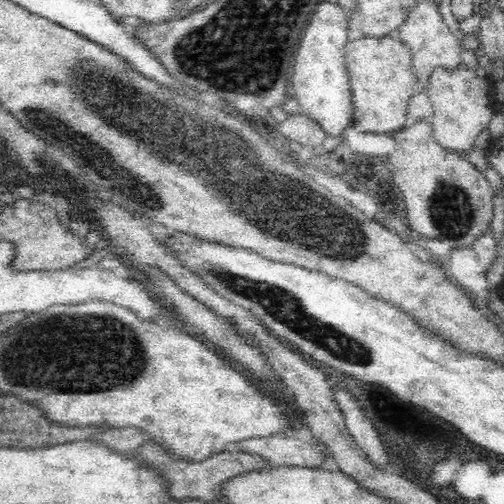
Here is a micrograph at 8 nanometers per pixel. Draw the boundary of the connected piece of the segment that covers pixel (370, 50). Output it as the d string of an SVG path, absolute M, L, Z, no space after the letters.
M390 35L361 37L346 44L345 58L355 115L353 126L360 132L373 134L388 134L402 129L410 120L408 100L420 90L412 68L412 49L400 38Z

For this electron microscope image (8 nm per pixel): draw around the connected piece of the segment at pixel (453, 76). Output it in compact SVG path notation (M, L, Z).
M460 63L457 69L450 71L444 67L436 67L427 80L426 89L423 91L427 93L434 106L433 117L430 120L433 129L433 138L445 150L458 152L466 155L474 146L476 146L477 136L488 129L489 123L492 120L493 114L496 112L491 109L494 103L491 93L495 90L492 80L486 76L483 78L476 75L476 71L469 68L466 64Z

